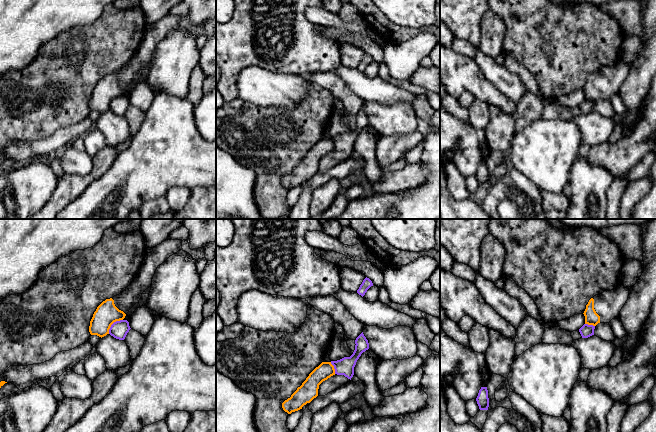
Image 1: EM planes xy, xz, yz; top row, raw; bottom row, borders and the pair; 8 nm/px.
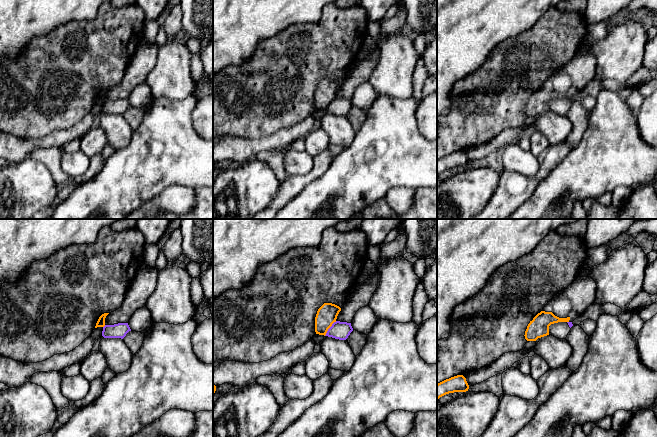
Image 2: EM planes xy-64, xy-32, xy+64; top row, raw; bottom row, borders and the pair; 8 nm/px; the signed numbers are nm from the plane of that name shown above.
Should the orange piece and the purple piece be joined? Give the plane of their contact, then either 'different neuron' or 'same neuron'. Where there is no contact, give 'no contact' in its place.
meets orange in xy; different neuron

